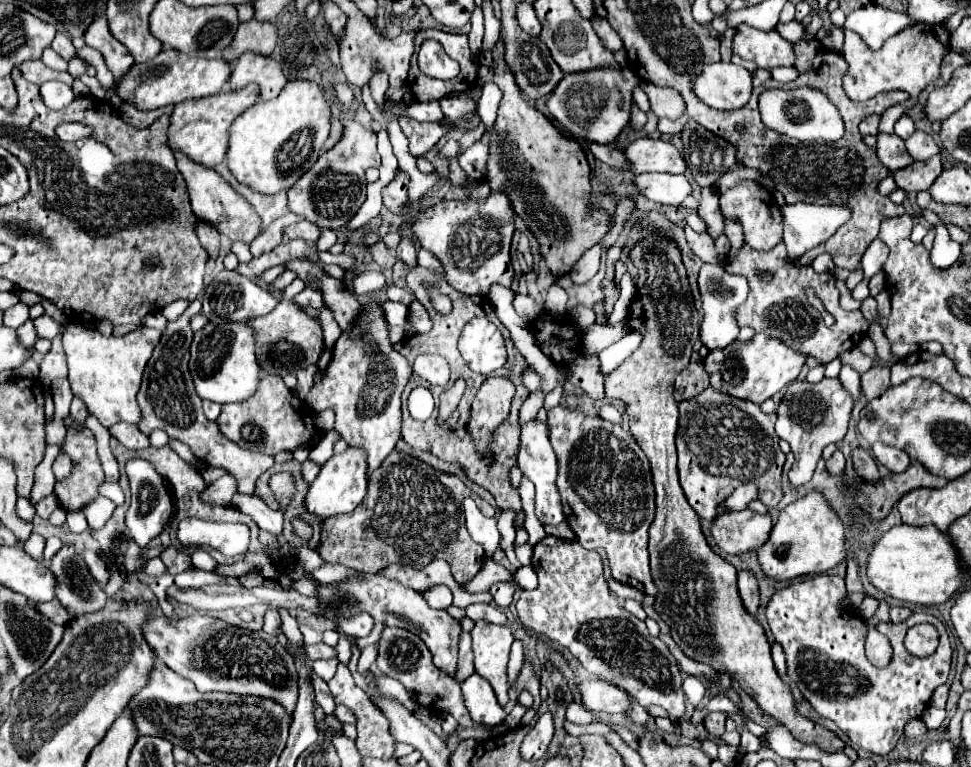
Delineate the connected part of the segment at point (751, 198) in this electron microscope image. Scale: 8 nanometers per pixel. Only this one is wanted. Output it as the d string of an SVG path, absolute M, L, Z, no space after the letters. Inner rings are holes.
M739 181L735 187L721 195L721 213L727 219L739 219L743 223L745 243L757 251L769 251L783 239L783 217L775 197L755 181Z

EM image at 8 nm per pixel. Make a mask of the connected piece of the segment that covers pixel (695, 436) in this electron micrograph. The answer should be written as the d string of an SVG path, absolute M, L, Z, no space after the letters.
M707 387L699 397L679 403L679 435L677 435L677 453L679 453L679 479L685 491L689 505L701 515L715 515L717 507L735 491L737 485L755 483L759 487L759 499L767 509L777 507L783 497L781 489L781 471L785 465L785 455L779 449L779 437L775 433L775 413L767 415L759 405L731 395L719 395Z

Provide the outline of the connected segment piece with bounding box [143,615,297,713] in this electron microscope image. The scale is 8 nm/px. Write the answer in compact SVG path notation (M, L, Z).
M149 615L143 623L143 637L155 651L157 659L161 659L169 669L179 673L181 677L193 681L199 689L221 689L227 693L251 693L275 699L283 703L283 707L291 713L297 703L297 671L293 657L279 645L275 635L265 631L247 631L235 625L229 625L221 619L213 619L209 615L189 615L171 623L165 615Z

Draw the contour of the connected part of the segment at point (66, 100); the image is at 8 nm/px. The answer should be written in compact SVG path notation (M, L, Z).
M47 81L41 85L41 99L49 109L63 109L75 99L75 95L69 85L61 81Z

